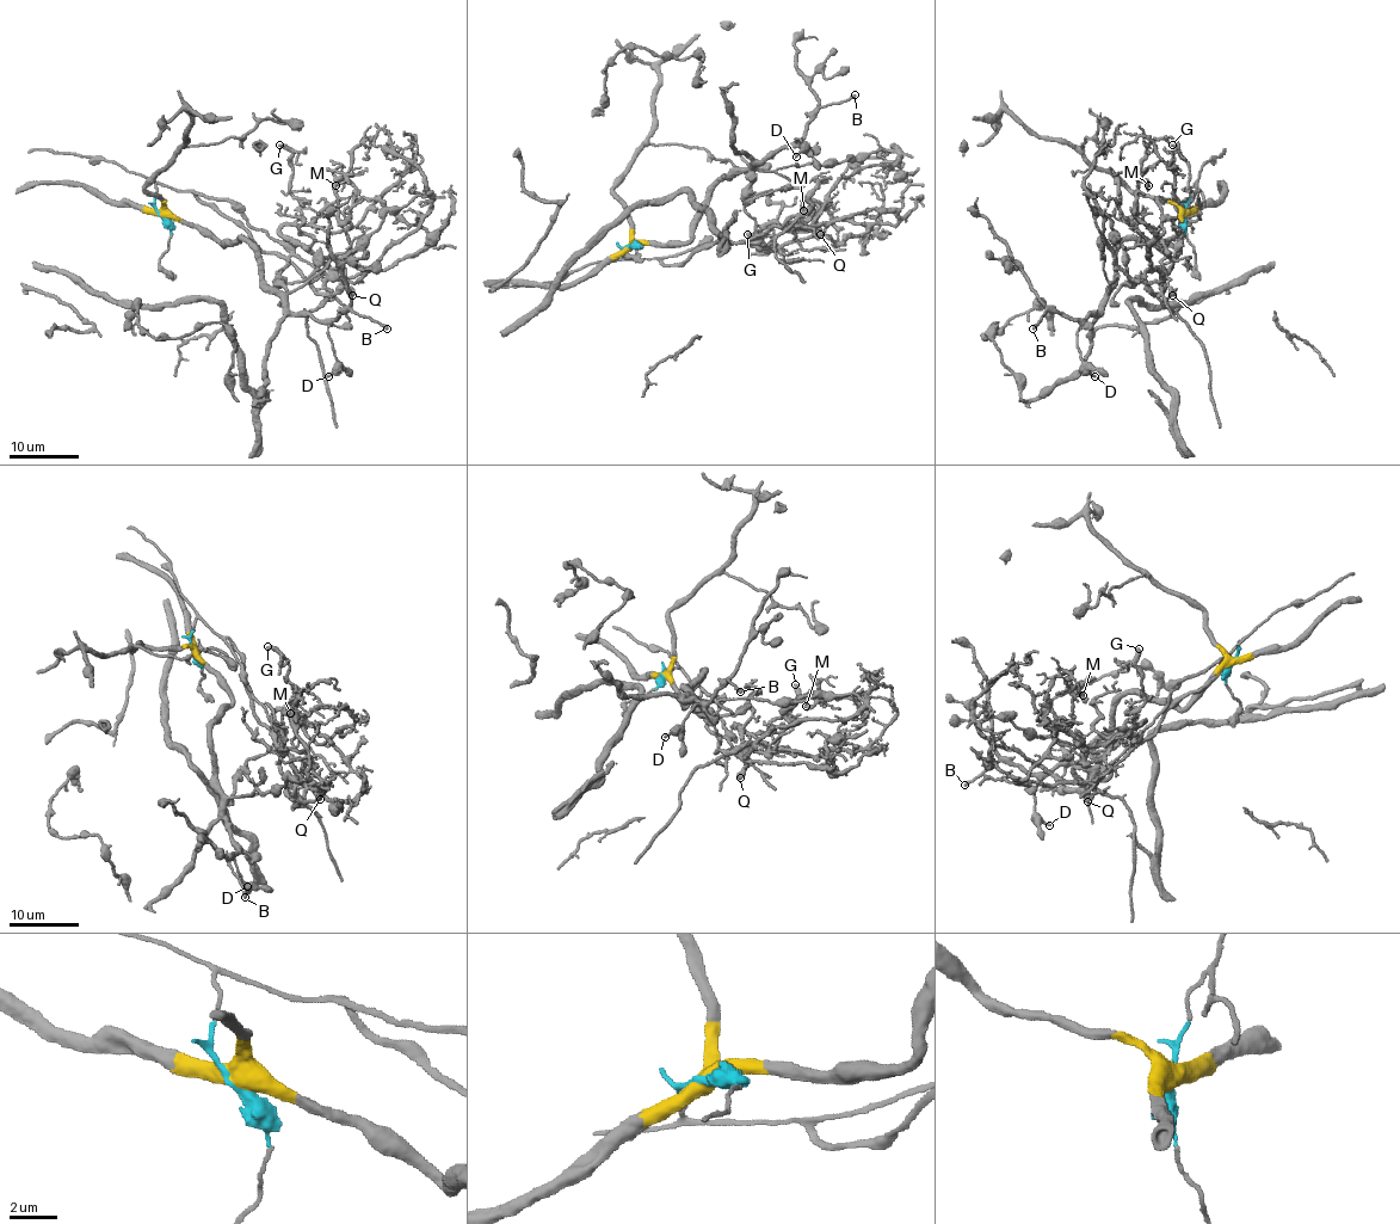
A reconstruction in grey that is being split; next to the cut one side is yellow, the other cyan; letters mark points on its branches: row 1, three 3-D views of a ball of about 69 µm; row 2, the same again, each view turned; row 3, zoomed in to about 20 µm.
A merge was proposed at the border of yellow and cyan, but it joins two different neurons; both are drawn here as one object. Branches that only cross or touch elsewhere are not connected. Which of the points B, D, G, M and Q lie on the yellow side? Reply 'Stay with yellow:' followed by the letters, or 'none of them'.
Stay with yellow: B, D

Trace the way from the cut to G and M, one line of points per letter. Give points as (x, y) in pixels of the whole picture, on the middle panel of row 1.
G: (628, 246), (624, 258), (753, 237), (748, 243), (768, 250), (757, 252), (747, 233)
M: (628, 246), (624, 258), (663, 258), (771, 223), (815, 229), (819, 207), (802, 198), (802, 210)

